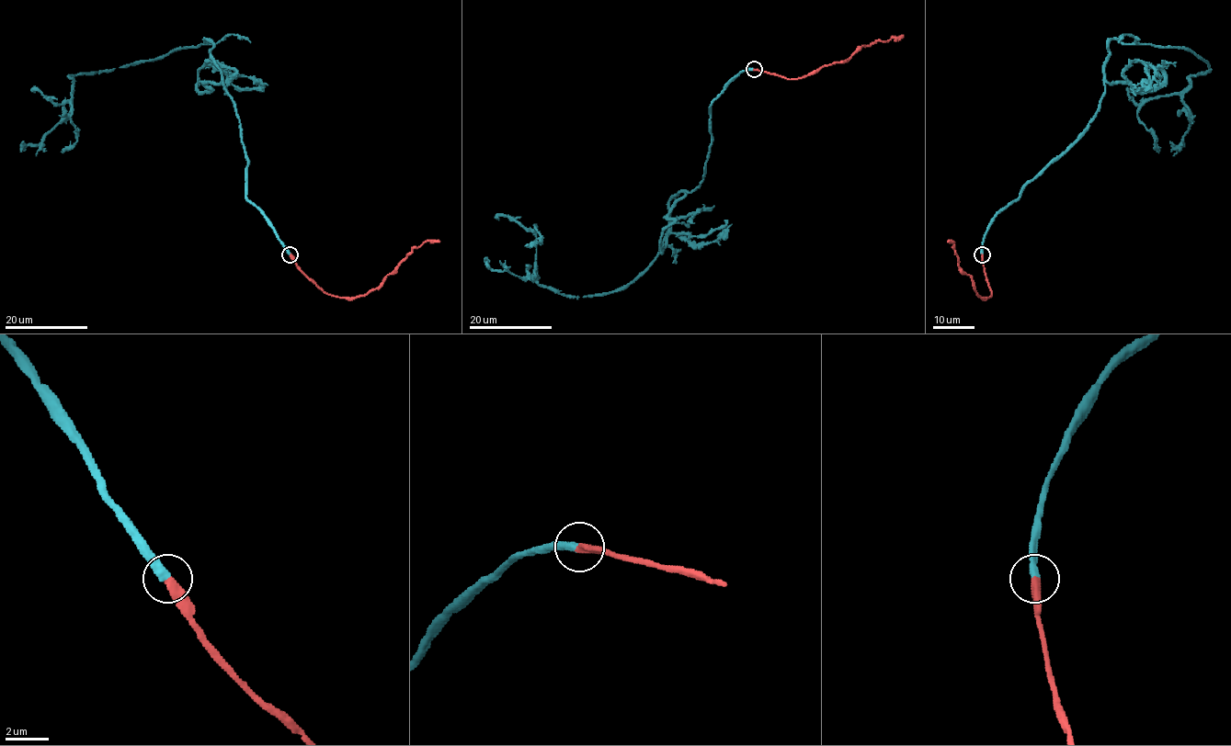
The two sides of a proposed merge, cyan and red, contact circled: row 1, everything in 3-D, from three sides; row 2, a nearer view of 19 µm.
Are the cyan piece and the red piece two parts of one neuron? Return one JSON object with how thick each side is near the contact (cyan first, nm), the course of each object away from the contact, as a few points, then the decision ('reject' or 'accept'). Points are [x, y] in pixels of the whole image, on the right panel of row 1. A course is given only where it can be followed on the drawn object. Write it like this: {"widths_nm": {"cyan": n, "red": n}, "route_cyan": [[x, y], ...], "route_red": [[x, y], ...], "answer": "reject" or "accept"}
{"widths_nm": {"cyan": 400, "red": 440}, "route_cyan": [[982, 254], [990, 222], [1093, 117], [1111, 39], [1188, 49], [1209, 67], [1138, 108], [1158, 152]], "route_red": [[982, 254], [992, 293], [984, 298], [975, 289], [972, 278], [959, 265], [951, 241], [947, 242]], "answer": "accept"}

